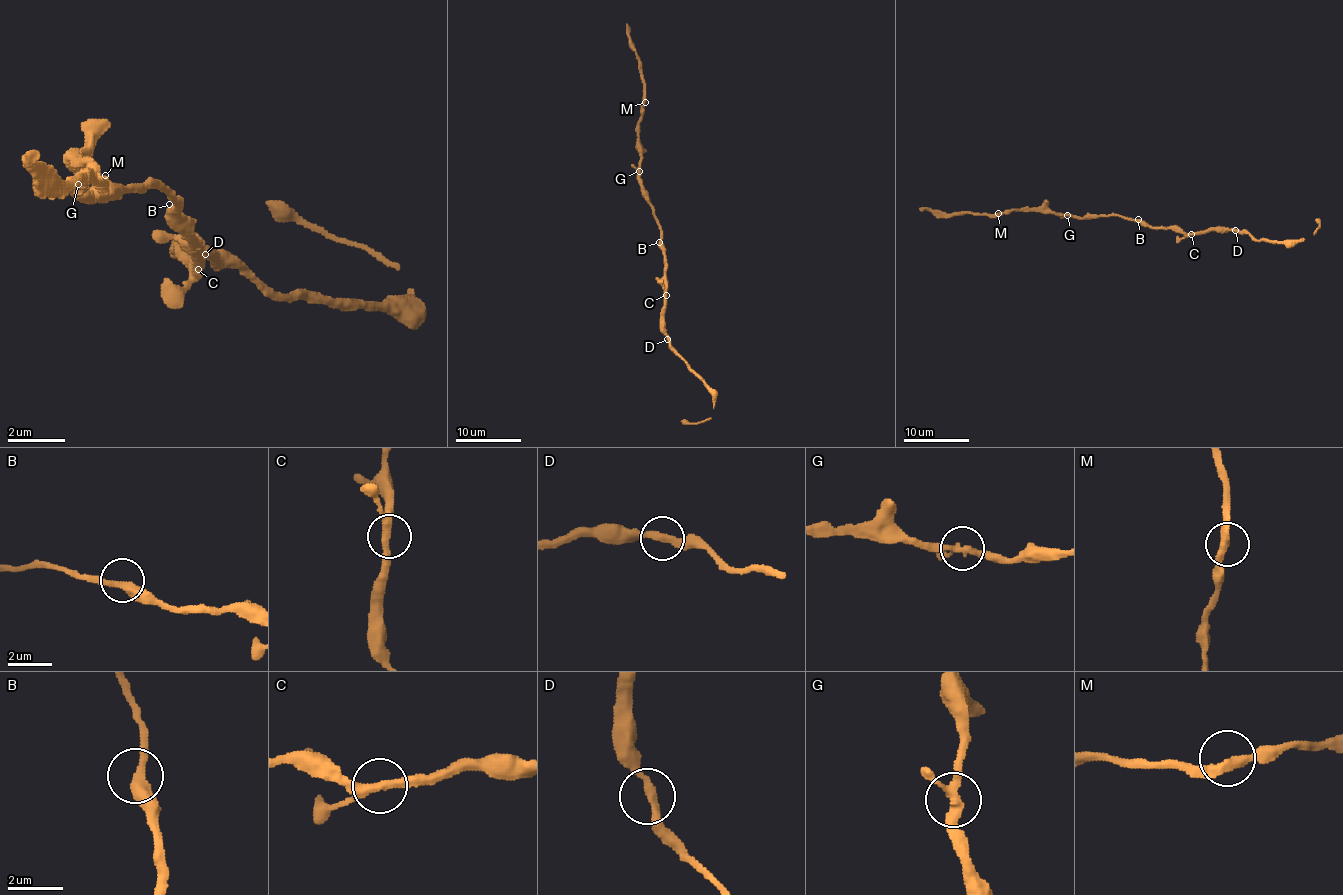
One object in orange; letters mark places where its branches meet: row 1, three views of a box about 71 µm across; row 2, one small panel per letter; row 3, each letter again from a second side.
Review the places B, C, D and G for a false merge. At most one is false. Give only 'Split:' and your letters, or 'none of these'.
Split: none of these

